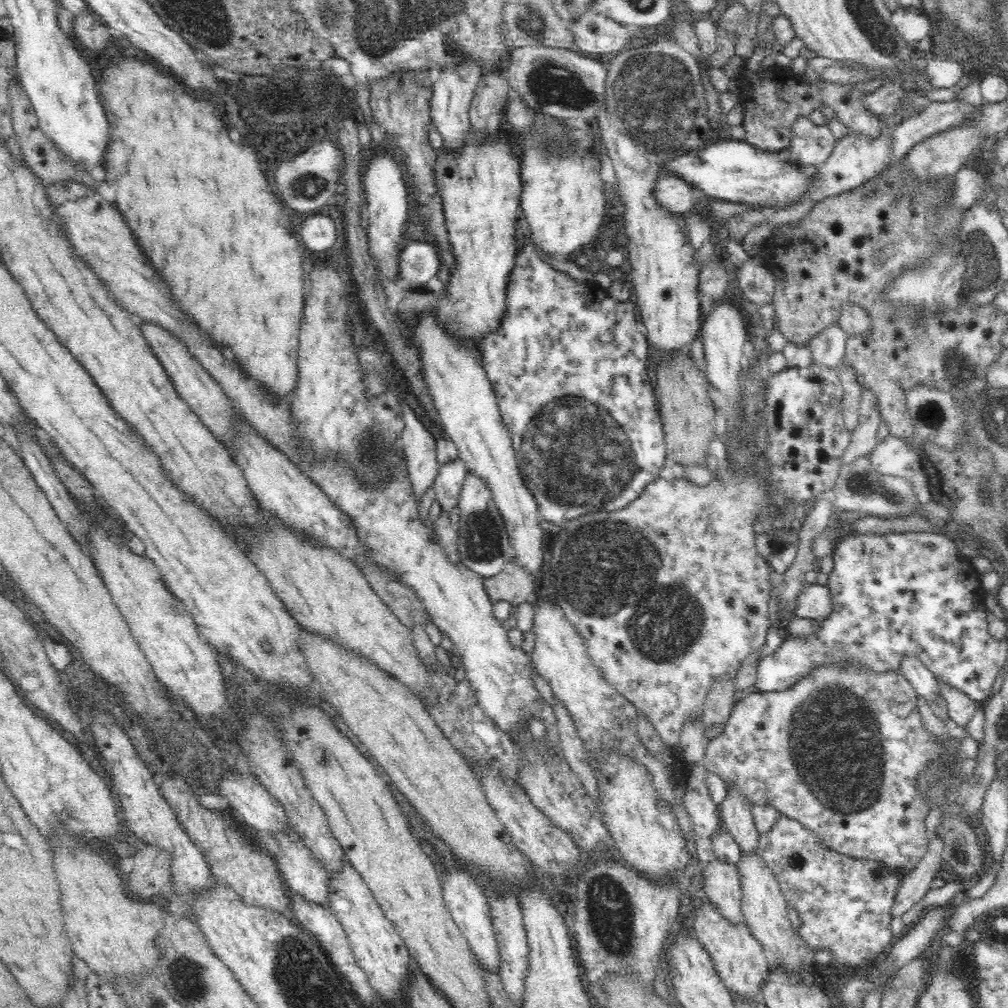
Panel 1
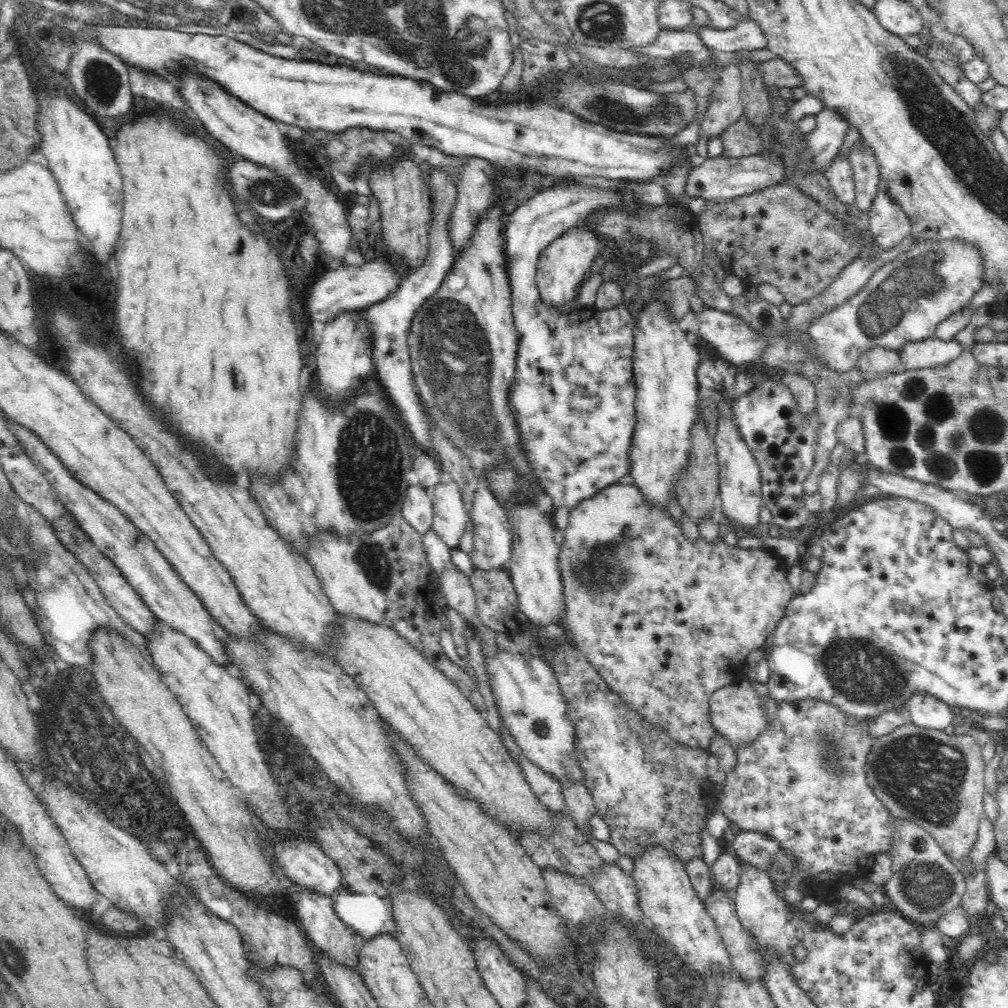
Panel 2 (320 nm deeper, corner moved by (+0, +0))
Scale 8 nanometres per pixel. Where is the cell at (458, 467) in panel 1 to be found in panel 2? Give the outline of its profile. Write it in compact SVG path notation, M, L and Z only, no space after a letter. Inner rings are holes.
M446 473L434 487L432 499L434 506L431 527L448 546L457 548L469 521L469 510L465 505L460 483Z

